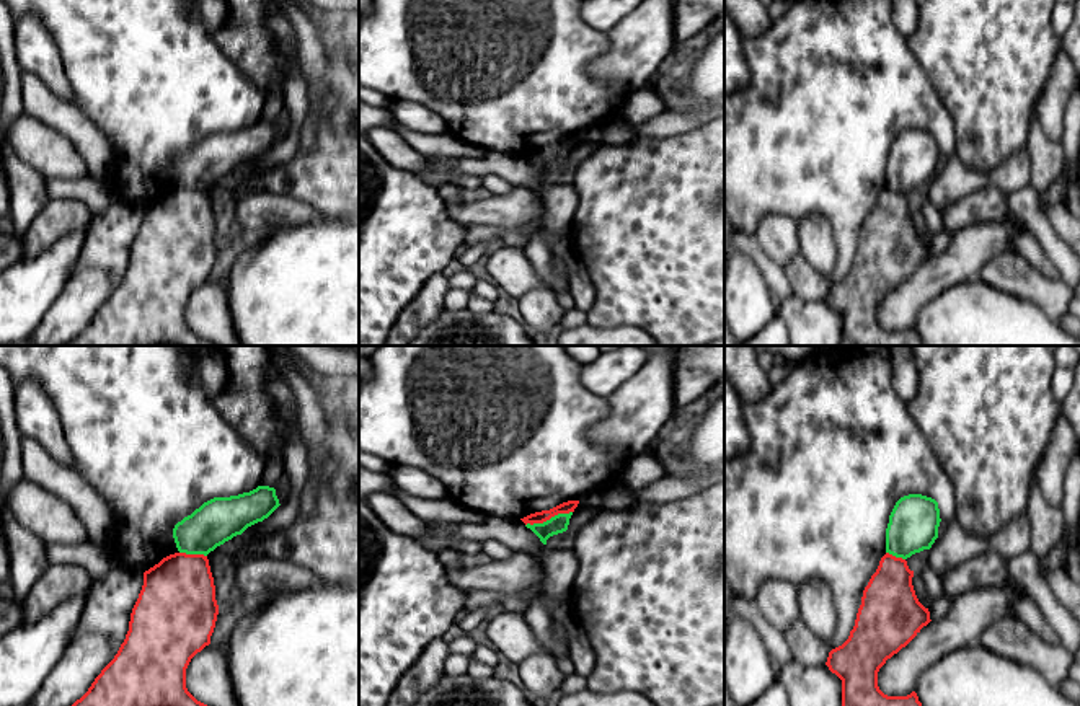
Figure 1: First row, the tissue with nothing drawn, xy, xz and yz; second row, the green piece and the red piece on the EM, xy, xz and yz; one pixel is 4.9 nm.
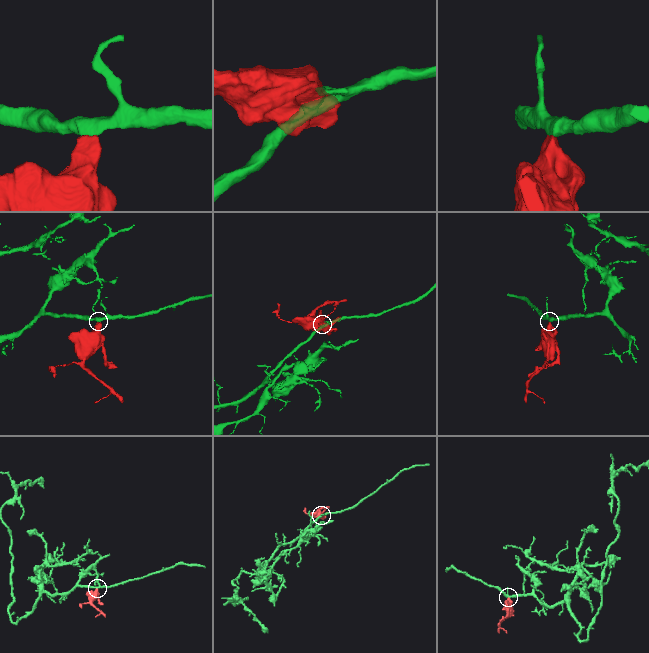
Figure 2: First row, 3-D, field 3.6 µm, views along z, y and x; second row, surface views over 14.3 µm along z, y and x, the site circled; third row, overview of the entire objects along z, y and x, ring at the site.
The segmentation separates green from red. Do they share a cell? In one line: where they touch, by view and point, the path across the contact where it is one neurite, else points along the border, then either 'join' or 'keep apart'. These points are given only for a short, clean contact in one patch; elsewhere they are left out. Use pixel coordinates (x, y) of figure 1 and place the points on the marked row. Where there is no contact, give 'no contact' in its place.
contact xz (550, 519); border xz (571, 511), (526, 525); keep apart

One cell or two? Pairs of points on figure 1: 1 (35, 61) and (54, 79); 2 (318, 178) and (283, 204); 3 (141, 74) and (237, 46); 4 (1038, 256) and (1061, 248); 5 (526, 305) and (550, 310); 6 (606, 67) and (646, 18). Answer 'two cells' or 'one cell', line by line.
1: one cell
2: two cells
3: two cells
4: two cells
5: one cell
6: one cell

